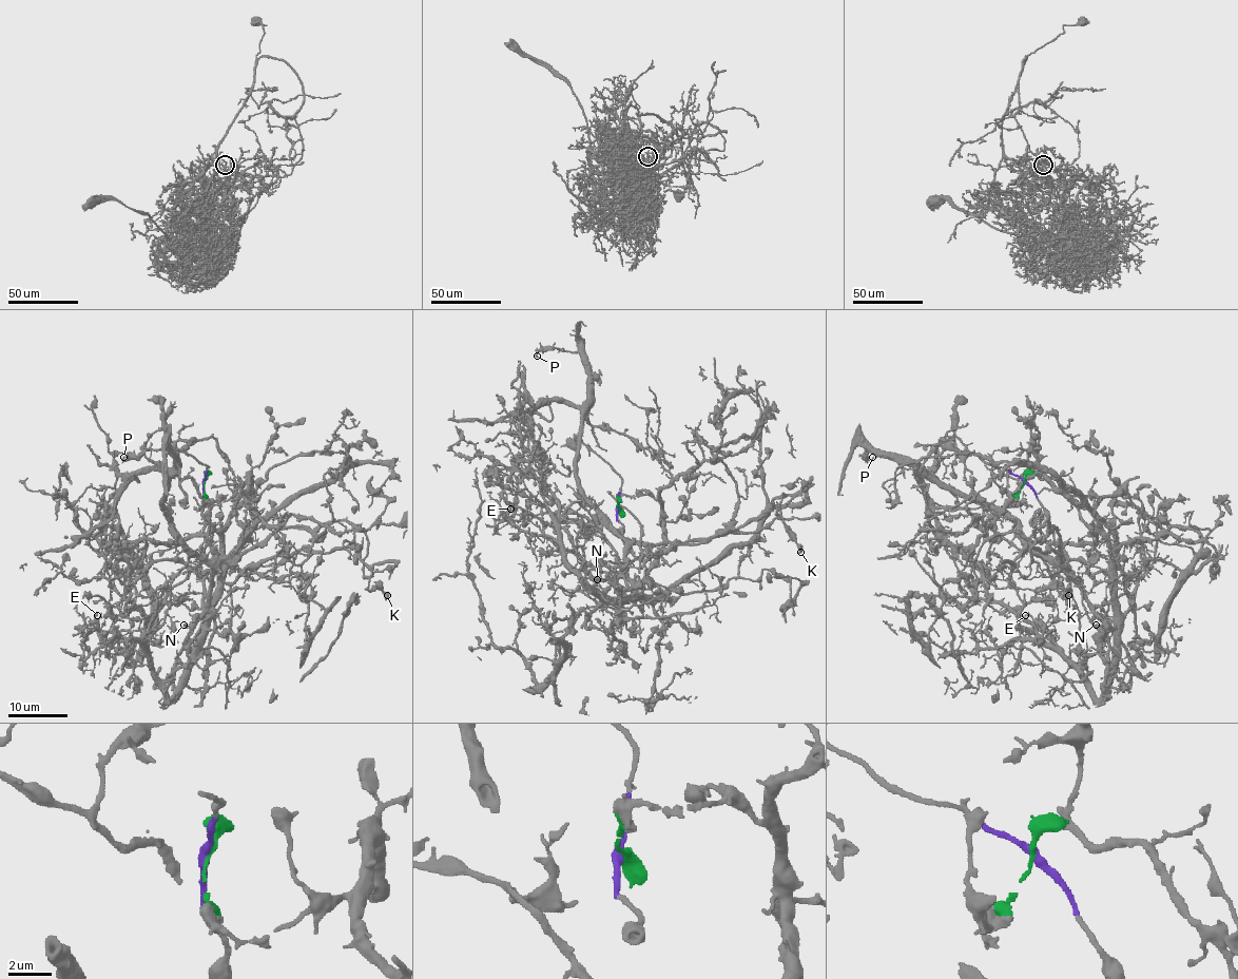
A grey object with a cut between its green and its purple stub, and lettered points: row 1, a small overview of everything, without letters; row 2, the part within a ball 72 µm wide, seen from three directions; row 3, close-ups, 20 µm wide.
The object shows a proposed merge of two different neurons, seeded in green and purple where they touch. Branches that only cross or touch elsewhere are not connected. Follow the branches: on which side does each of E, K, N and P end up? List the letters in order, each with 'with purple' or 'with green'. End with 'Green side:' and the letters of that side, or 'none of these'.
E: with green
K: with purple
N: with purple
P: with purple
Green side: E

